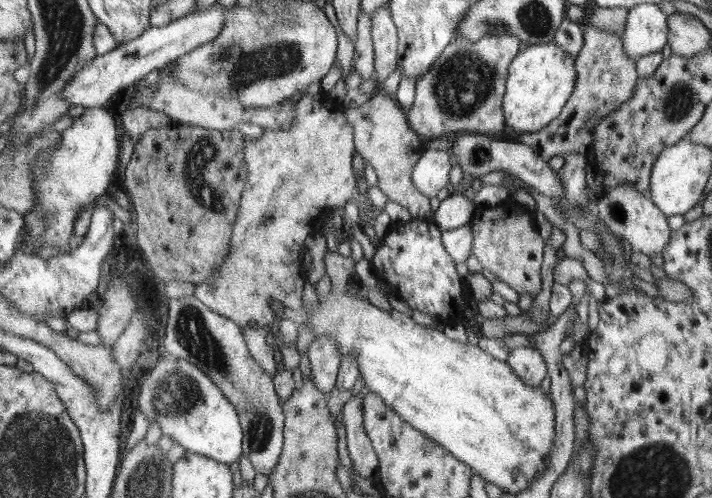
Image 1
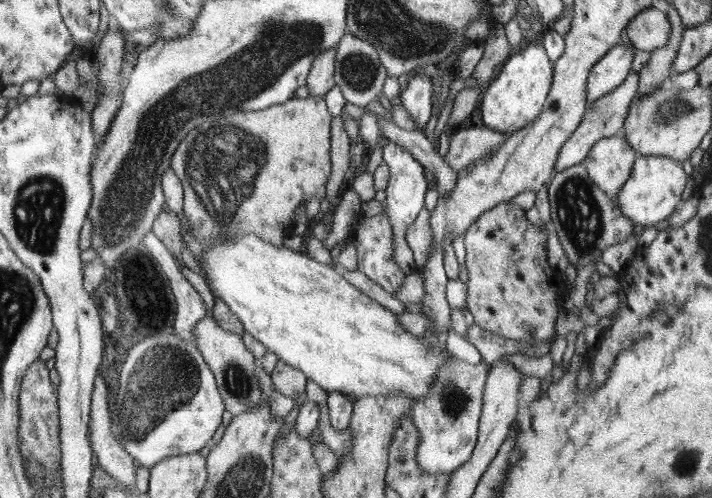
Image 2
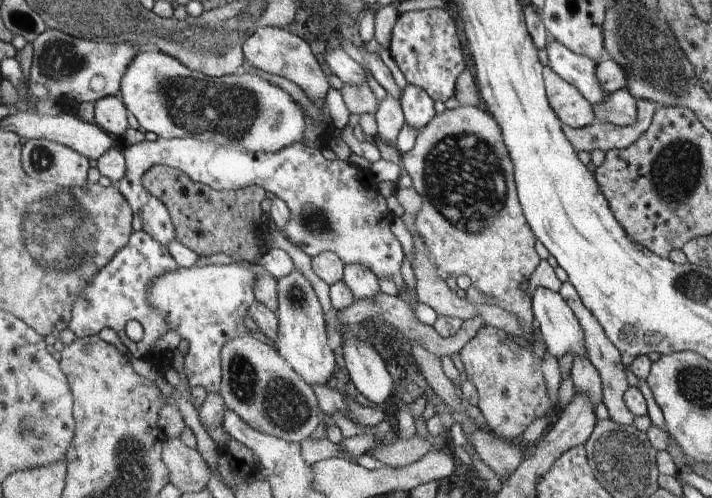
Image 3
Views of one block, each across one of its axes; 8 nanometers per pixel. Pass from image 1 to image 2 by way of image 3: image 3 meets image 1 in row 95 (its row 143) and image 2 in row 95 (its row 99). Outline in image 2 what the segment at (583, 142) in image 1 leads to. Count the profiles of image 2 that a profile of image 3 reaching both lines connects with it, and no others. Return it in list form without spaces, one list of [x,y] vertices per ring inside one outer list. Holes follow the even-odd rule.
[[[669,4],[667,14],[672,28],[668,43],[652,51],[650,59],[638,72],[638,90],[636,90],[638,97],[648,95],[666,84],[670,73],[672,73],[672,61],[678,53],[678,47],[682,44],[684,24],[682,24],[682,16],[678,14],[674,5]]]

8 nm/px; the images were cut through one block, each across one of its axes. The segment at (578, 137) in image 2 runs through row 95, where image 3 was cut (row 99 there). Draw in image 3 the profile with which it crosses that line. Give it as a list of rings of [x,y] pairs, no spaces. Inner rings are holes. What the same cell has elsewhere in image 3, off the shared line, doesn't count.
[[[624,87],[614,93],[608,93],[604,102],[592,105],[592,108],[596,120],[623,127],[636,122],[636,101]]]

